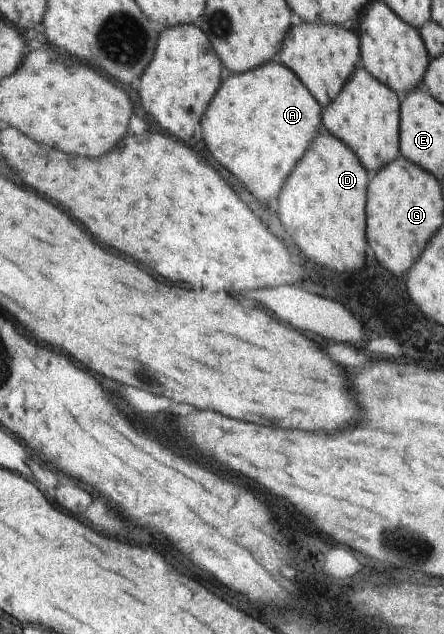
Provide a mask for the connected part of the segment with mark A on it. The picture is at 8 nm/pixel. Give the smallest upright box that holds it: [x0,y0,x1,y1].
[201,60,323,203]

